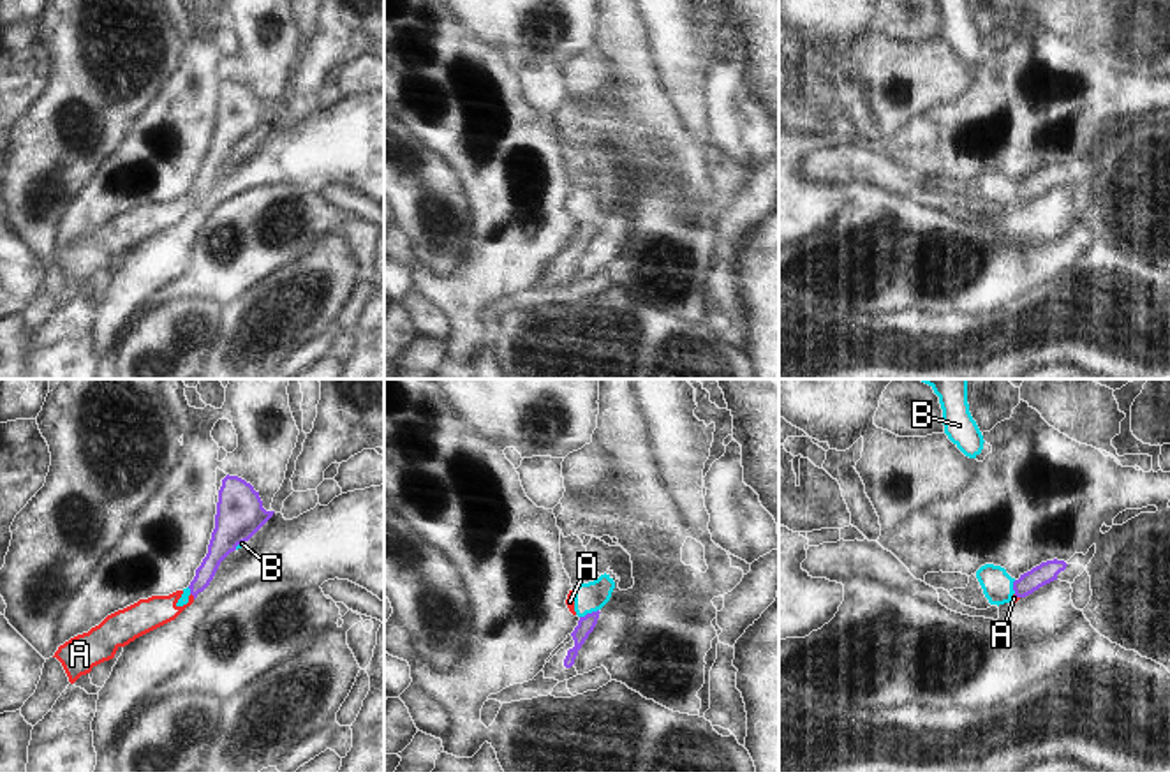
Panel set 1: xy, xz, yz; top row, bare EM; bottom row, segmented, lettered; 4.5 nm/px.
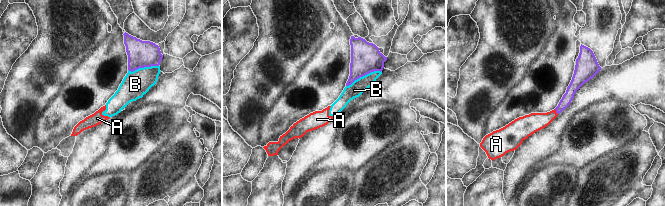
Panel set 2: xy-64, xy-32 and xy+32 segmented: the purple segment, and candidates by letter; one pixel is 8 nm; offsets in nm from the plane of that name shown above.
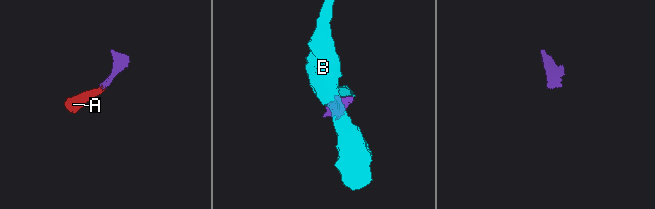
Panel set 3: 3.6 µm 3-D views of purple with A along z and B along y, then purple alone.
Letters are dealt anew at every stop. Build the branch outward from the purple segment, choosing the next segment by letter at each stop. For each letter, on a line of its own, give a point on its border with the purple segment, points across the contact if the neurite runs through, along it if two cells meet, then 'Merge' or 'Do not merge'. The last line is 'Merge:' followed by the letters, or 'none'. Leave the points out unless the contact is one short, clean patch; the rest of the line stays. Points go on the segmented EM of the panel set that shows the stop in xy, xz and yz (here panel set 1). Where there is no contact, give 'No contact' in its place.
A: Touches purple at xy (192, 594). Path across: xy (219, 549), (192, 594), (178, 610), (145, 616). Merge
B: Touches purple at xz (589, 614). Do not merge
Merge: A

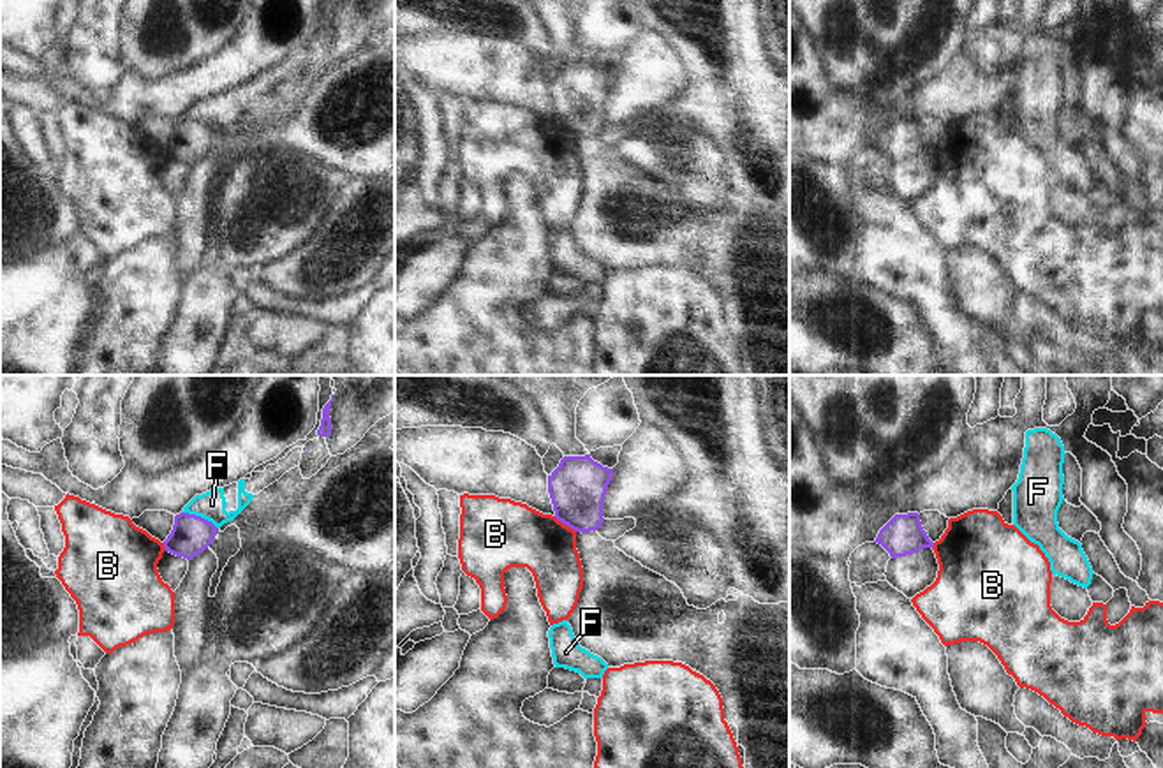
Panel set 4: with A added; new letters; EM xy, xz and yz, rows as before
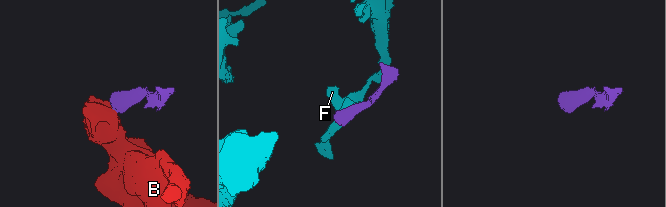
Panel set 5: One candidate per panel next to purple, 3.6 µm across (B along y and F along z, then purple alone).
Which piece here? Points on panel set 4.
B: Touches purple at xz (566, 524). Boundary: xz (554, 516), (577, 531). Do not merge
F: Touches purple at xy (200, 516). Merge
Merge: F

